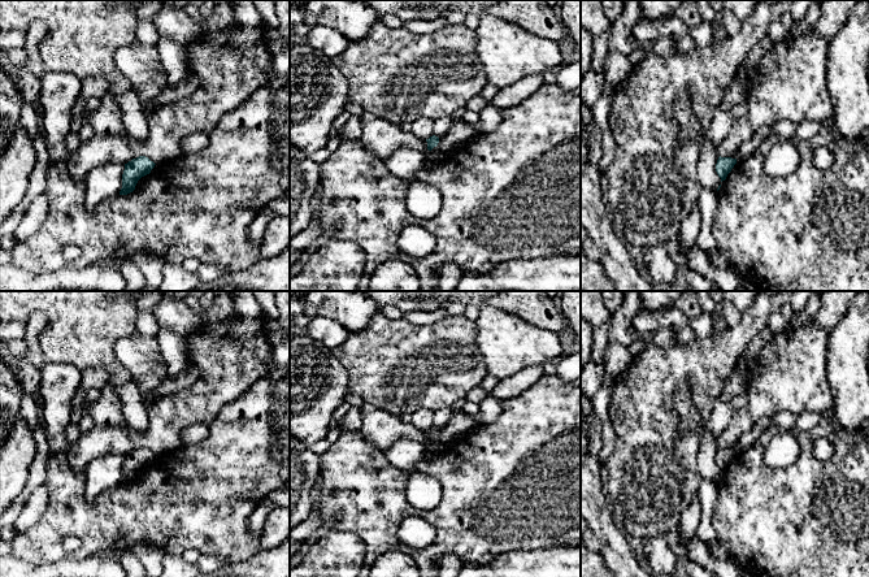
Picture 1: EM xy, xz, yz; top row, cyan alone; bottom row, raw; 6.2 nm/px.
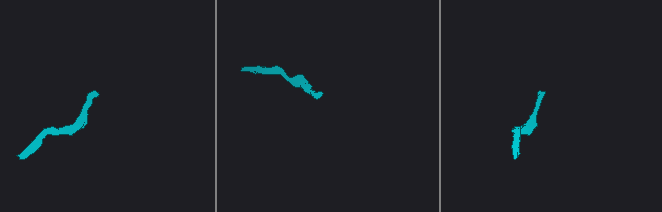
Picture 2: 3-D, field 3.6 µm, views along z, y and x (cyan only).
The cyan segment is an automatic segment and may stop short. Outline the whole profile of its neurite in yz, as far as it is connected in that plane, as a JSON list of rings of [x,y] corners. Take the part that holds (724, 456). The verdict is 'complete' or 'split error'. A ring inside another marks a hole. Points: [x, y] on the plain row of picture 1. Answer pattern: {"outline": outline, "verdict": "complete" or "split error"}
{"outline": [[[718,448],[716,455],[716,463],[721,469],[721,473],[726,470],[727,465],[731,463],[734,456],[737,455],[737,450],[731,448]]], "verdict": "complete"}

